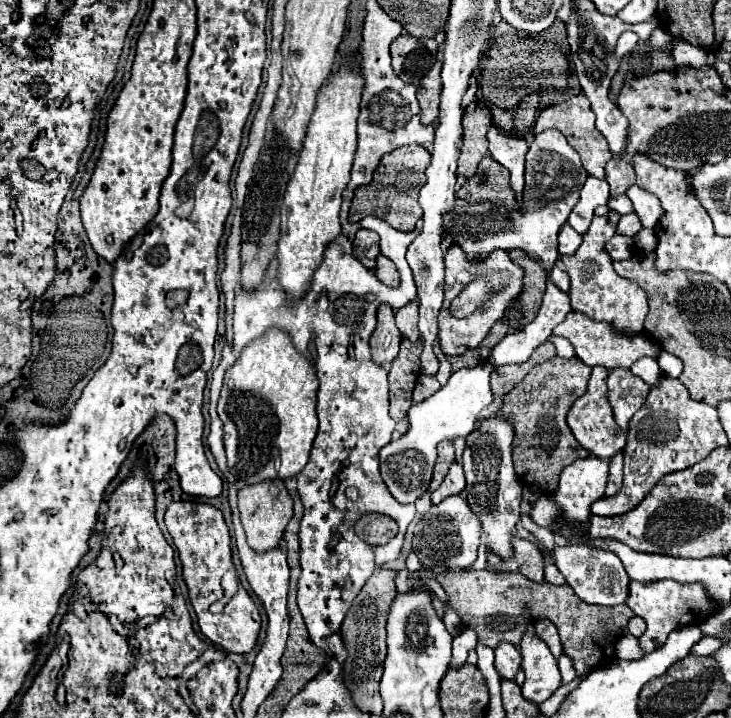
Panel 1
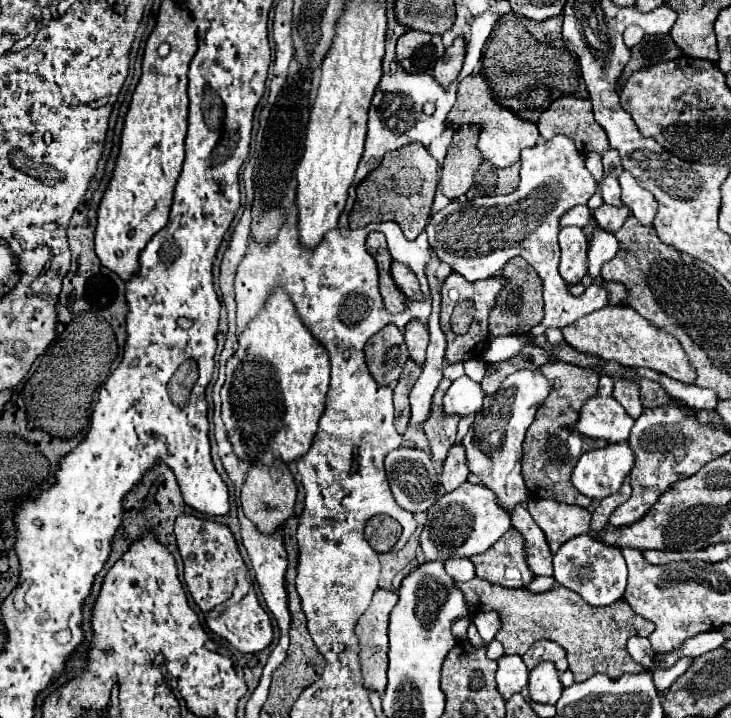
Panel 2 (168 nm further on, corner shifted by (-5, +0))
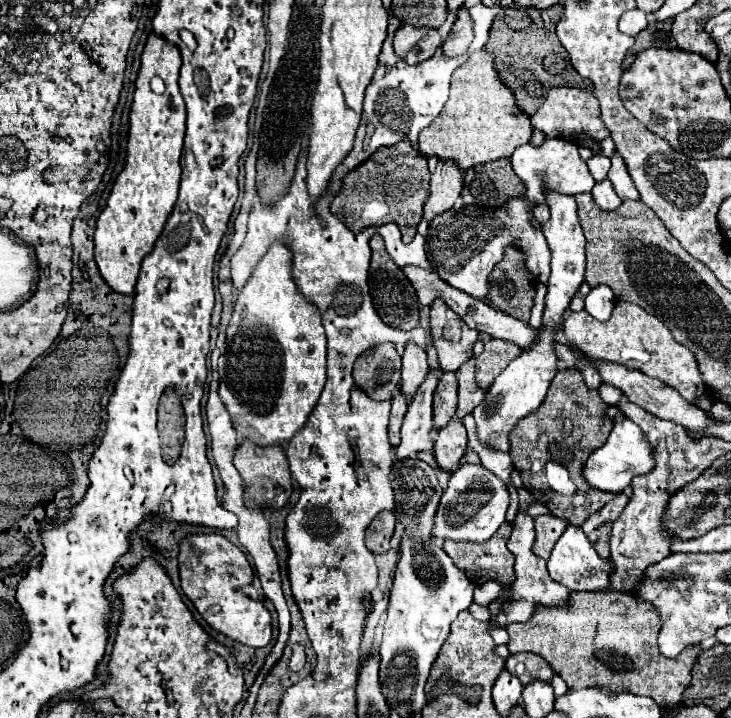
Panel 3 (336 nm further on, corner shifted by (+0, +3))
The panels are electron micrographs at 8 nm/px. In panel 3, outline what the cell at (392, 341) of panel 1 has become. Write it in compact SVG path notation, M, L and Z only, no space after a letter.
M384 342L364 350L354 364L354 380L356 384L374 400L390 400L394 388L400 384L400 354L396 352L392 342Z

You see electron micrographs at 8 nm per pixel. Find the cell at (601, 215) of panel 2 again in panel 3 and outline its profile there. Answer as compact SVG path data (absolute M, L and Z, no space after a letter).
M604 180L604 184L596 184L592 188L592 196L594 196L594 202L598 204L600 210L610 212L610 210L616 210L622 204L622 200L616 196L610 180Z

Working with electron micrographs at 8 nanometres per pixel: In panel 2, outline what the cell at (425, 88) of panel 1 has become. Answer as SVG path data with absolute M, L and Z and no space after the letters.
M457 37L453 41L453 45L445 51L443 59L439 59L439 63L433 69L433 75L439 83L447 85L457 79L457 75L463 67L463 59L465 59L465 45L467 45L465 37Z

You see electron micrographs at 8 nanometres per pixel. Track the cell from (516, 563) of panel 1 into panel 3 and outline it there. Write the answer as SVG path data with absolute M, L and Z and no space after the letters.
M506 522L486 544L458 544L448 540L444 542L444 550L476 586L488 580L506 586L516 578L514 556L506 548L510 532L512 532L512 524Z

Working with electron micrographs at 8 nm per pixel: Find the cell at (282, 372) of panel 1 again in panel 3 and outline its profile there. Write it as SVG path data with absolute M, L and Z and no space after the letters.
M274 242L258 262L250 282L240 292L226 332L226 354L218 358L220 400L230 412L234 430L256 446L286 446L300 428L304 428L326 382L326 334L314 304L300 296L290 274L290 250Z

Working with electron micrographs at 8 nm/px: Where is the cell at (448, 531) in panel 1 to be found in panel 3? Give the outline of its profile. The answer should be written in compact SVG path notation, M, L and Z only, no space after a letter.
M462 464L448 482L444 490L436 516L434 516L434 530L432 538L456 540L456 542L486 542L490 540L502 522L506 522L506 508L508 508L508 488L506 484L496 478L490 470L482 464Z

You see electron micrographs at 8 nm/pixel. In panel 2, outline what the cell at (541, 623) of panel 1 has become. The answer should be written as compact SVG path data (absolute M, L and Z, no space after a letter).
M537 641L537 643L533 643L531 649L523 655L523 661L525 661L529 671L533 667L537 667L537 663L543 663L543 661L555 663L557 671L565 671L567 669L567 655L565 655L565 651L557 643L553 643L553 641Z

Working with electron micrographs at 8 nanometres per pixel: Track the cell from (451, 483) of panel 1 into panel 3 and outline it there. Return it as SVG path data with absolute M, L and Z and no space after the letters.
M452 420L446 428L442 428L436 434L434 458L444 472L452 474L462 462L464 452L466 452L466 428L462 422Z

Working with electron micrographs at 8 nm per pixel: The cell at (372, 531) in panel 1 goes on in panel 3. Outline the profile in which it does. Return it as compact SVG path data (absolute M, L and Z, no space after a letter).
M380 512L366 530L366 546L374 554L384 554L390 550L390 538L394 532L396 518L392 512Z

